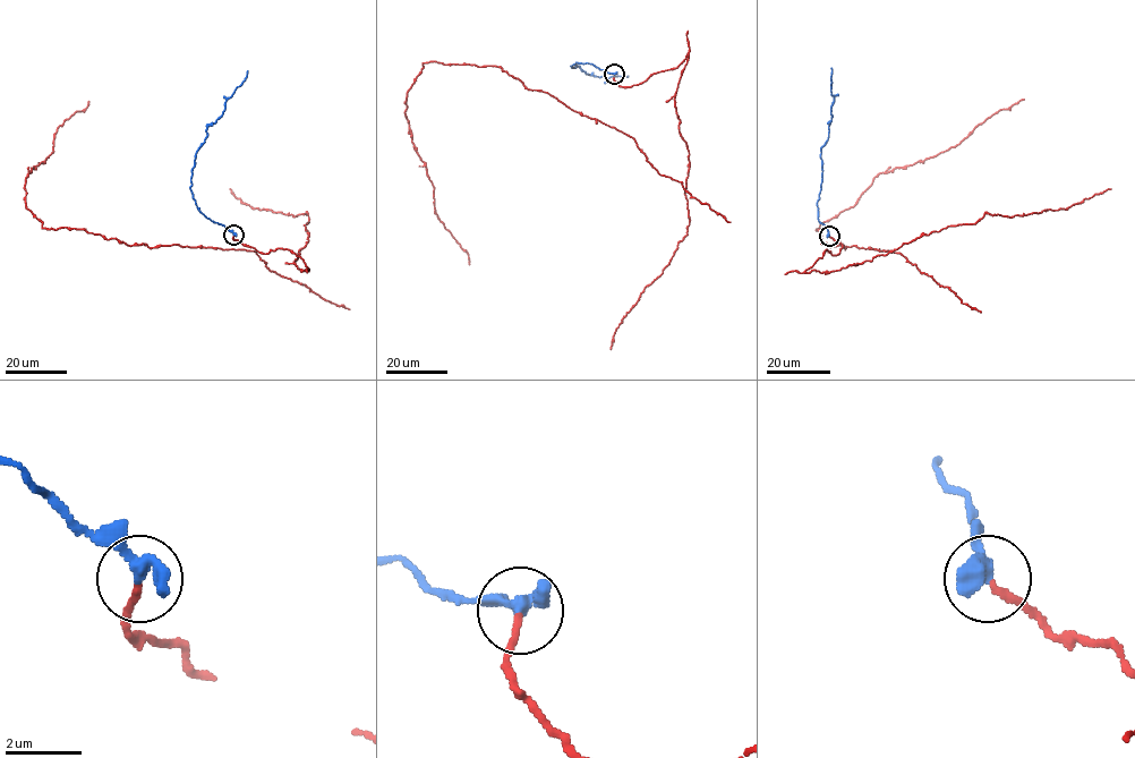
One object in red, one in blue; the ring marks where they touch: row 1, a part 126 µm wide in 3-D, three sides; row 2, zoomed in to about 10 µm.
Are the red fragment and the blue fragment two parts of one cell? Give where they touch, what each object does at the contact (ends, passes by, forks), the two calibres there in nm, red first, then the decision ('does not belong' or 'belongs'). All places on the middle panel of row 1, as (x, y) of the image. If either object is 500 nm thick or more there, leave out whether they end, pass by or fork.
at (614, 74); red ends there; blue passes by; 170 nm thick on the red side, 320 nm on the other; belongs

